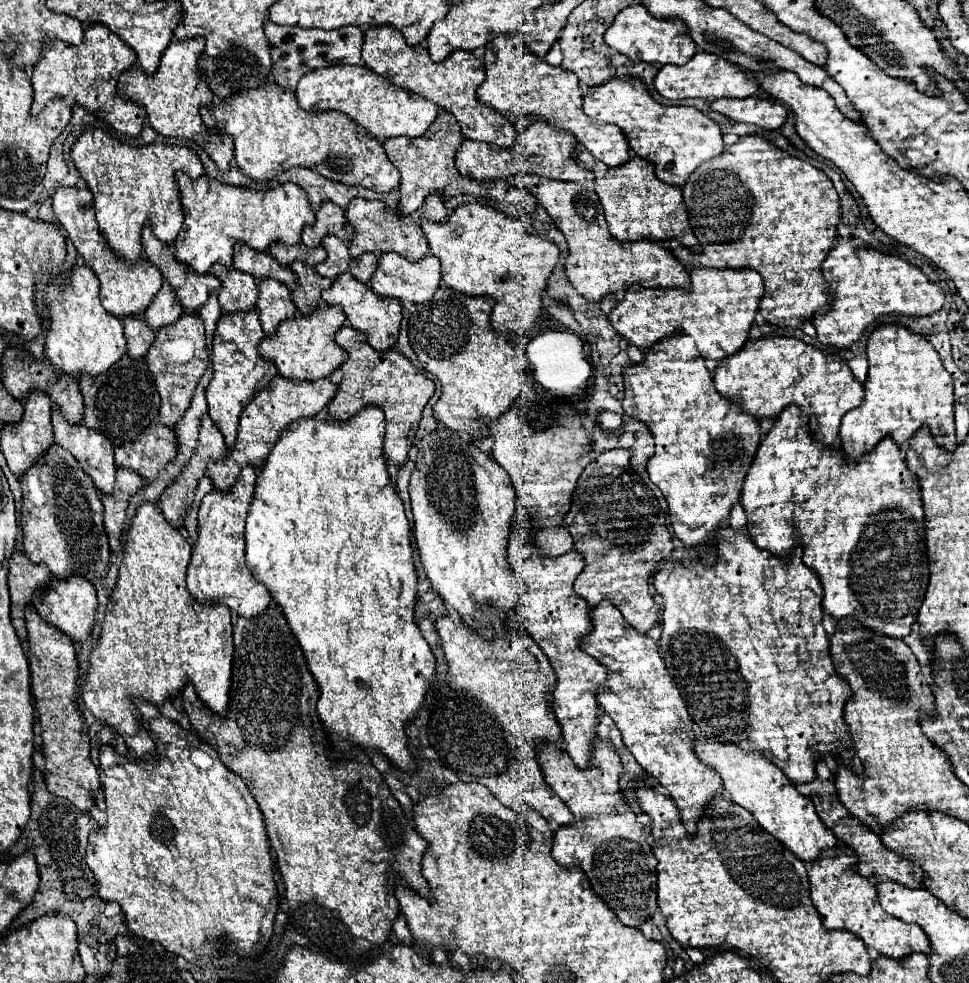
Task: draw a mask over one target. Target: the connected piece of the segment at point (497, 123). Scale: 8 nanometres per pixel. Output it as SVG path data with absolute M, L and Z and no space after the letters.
M379 27L365 31L363 41L363 61L365 65L387 79L389 83L411 91L415 95L421 95L429 101L433 101L437 107L453 113L457 119L461 133L471 141L485 141L499 145L503 149L513 147L517 139L515 125L509 119L501 119L499 113L493 113L493 109L481 105L475 97L477 87L485 81L485 67L483 63L469 51L455 51L451 53L443 63L431 61L427 49L423 47L409 47L403 39L403 35L393 27Z

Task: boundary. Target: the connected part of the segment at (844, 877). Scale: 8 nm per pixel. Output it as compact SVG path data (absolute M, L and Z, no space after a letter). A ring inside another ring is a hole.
M843 845L837 849L827 849L819 857L813 867L809 867L809 883L811 883L811 901L817 907L825 929L841 929L849 931L863 939L867 947L877 949L885 957L905 959L911 953L931 955L931 943L925 931L919 925L909 925L899 921L897 917L885 913L877 899L877 889L871 881L861 877L855 869L857 857L847 851Z

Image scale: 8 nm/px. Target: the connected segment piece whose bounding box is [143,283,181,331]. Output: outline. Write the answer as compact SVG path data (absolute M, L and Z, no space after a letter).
M163 283L161 291L155 297L155 303L145 311L143 319L153 331L159 331L167 325L173 325L177 317L181 317L181 305L177 305L177 297L173 297L169 285Z

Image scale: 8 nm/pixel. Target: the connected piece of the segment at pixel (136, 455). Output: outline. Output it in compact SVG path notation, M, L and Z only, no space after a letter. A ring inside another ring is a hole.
M151 425L137 441L115 449L115 465L139 473L145 483L155 483L177 453L175 433L163 425Z

